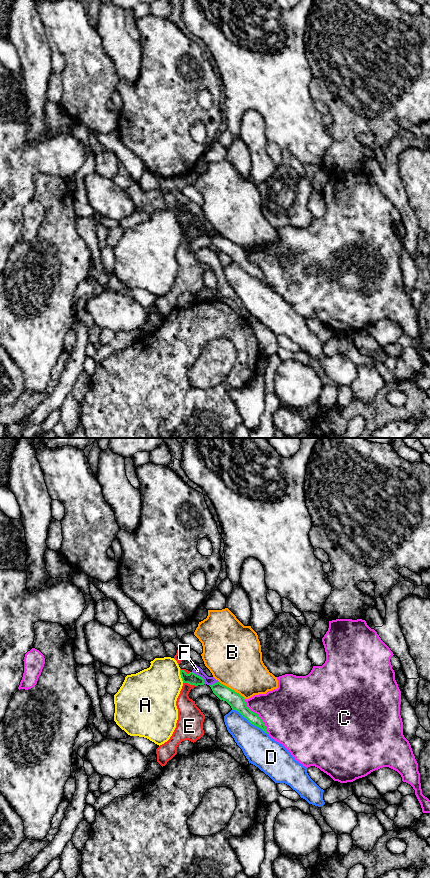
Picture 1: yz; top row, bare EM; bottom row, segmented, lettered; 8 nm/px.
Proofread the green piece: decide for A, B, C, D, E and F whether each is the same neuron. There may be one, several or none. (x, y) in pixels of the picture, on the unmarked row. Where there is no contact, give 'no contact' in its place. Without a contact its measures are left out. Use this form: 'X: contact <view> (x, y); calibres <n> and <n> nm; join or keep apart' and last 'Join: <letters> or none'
A: contact yz (181, 228); calibres 90 and 380 nm; keep apart
B: contact yz (231, 241); calibres 130 and 440 nm; keep apart
C: contact yz (258, 267); calibres 130 and 440 nm; keep apart
D: contact yz (250, 274); calibres 130 and 260 nm; keep apart
E: contact yz (189, 235); calibres 90 and 180 nm; keep apart
F: contact yz (199, 228); calibres 90 and 70 nm; keep apart
Join: none

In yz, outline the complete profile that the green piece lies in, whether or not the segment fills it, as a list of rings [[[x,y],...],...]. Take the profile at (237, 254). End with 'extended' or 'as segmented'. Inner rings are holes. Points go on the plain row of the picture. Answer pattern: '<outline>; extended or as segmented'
[[[220,234],[209,237],[213,245],[223,253],[226,253],[233,262],[238,263],[244,270],[246,270],[251,276],[261,280],[265,285],[268,286],[266,278],[263,272],[258,266],[252,264],[245,254],[243,248],[229,239],[221,236]]]; as segmented

